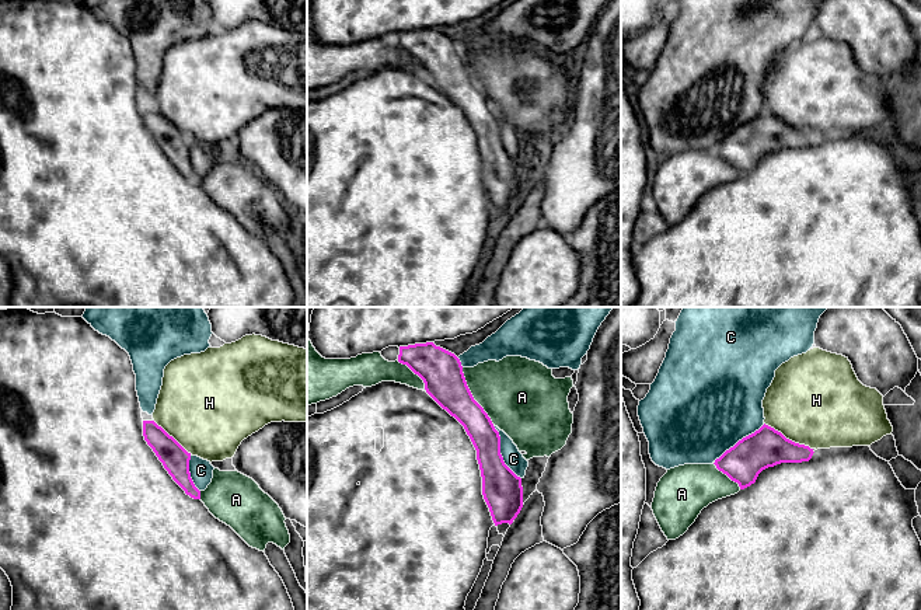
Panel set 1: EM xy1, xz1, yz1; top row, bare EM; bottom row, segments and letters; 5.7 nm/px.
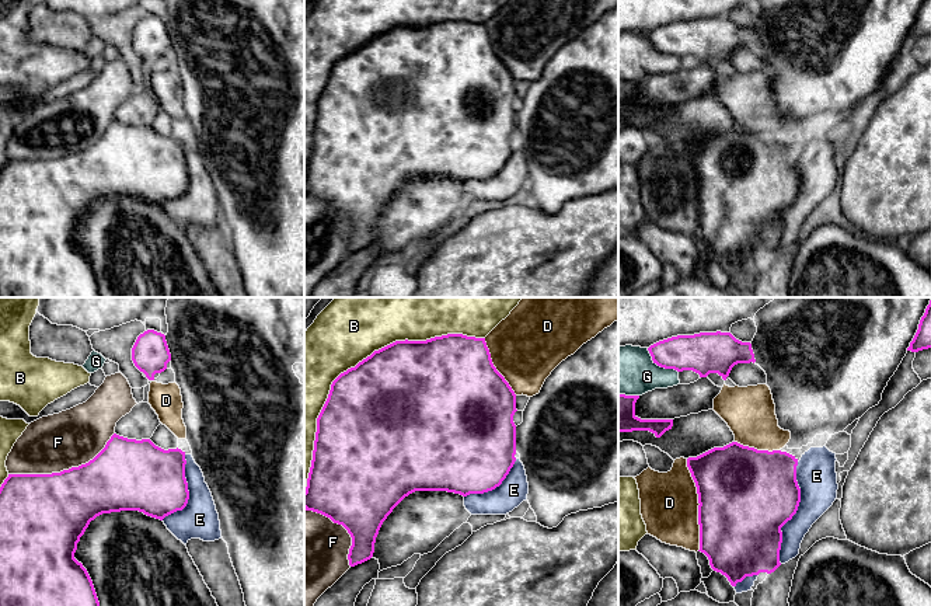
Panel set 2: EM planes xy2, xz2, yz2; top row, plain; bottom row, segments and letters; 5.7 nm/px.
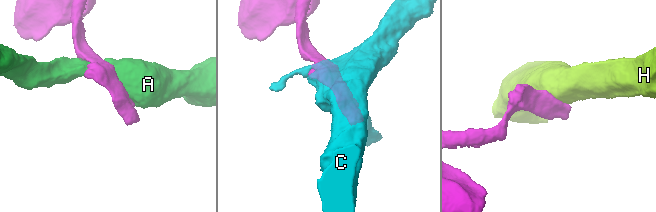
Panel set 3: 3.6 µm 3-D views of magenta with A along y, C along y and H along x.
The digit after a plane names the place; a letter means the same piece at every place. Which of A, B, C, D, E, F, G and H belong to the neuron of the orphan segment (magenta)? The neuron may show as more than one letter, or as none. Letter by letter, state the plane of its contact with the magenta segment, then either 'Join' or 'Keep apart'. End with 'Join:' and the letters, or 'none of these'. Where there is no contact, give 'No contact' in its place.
A: Touches magenta in xz1. Keep apart
B: Touches magenta in xz2. Keep apart
C: Touches magenta in xz1. Keep apart
D: Touches magenta in yz2. Keep apart
E: Touches magenta in yz2. Keep apart
F: Touches magenta in xy2. Keep apart
G: Touches magenta in yz2. Keep apart
H: Touches magenta in yz1. Keep apart
Join: none of these

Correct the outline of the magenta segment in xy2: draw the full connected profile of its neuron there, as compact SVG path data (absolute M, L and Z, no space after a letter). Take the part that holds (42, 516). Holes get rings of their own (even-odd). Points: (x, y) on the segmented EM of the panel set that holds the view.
M114 433L88 463L52 474L8 474L0 487L0 606L100 606L93 581L74 558L77 543L90 522L102 513L139 511L163 520L182 511L189 499L185 452L164 450L150 439Z

